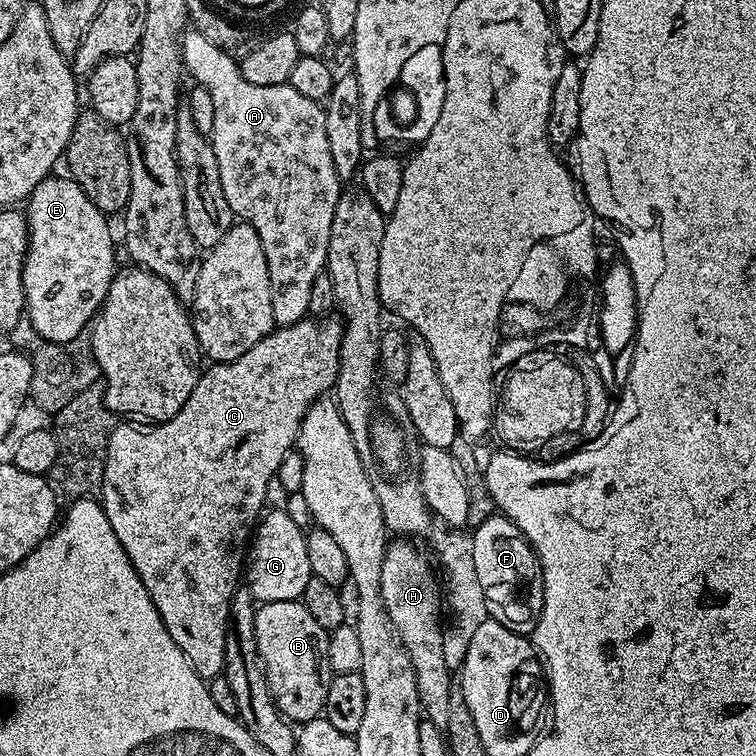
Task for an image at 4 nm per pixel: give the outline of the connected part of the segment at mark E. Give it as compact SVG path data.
M49 174L42 182L38 182L38 186L34 186L34 190L28 195L26 201L26 215L28 218L28 252L24 256L24 269L22 270L22 286L24 287L24 307L26 309L26 320L33 330L44 341L52 344L67 346L72 339L82 332L82 328L93 323L94 317L99 313L100 307L104 304L106 294L112 285L112 277L118 271L116 265L116 252L112 249L112 232L108 229L109 217L98 210L98 206L94 206L94 202L90 202L90 198L86 198L86 194L82 194L82 186L78 186L78 182L74 182L67 175Z

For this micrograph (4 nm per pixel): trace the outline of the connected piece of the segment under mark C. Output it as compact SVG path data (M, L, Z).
M305 318L287 326L273 327L272 333L266 338L262 338L262 342L258 342L258 346L246 350L246 354L242 354L242 358L216 362L208 366L212 368L205 367L200 373L194 390L190 390L190 398L186 398L182 410L178 410L178 414L174 414L174 418L153 423L151 426L145 427L148 428L145 432L139 432L136 428L127 428L124 425L127 423L120 422L113 427L108 439L106 466L98 489L98 499L103 504L106 518L110 518L110 526L114 526L114 534L118 534L118 542L122 542L124 552L130 558L138 578L142 578L142 586L146 586L170 638L174 638L174 642L178 642L178 650L182 650L182 654L186 654L190 666L194 666L200 679L205 682L212 681L215 676L221 675L224 671L228 616L232 613L232 599L242 580L242 569L246 564L246 545L266 508L264 502L266 486L279 473L276 471L283 466L288 451L290 453L293 451L296 435L306 410L315 400L331 393L338 378L344 326L339 319L332 319Z

